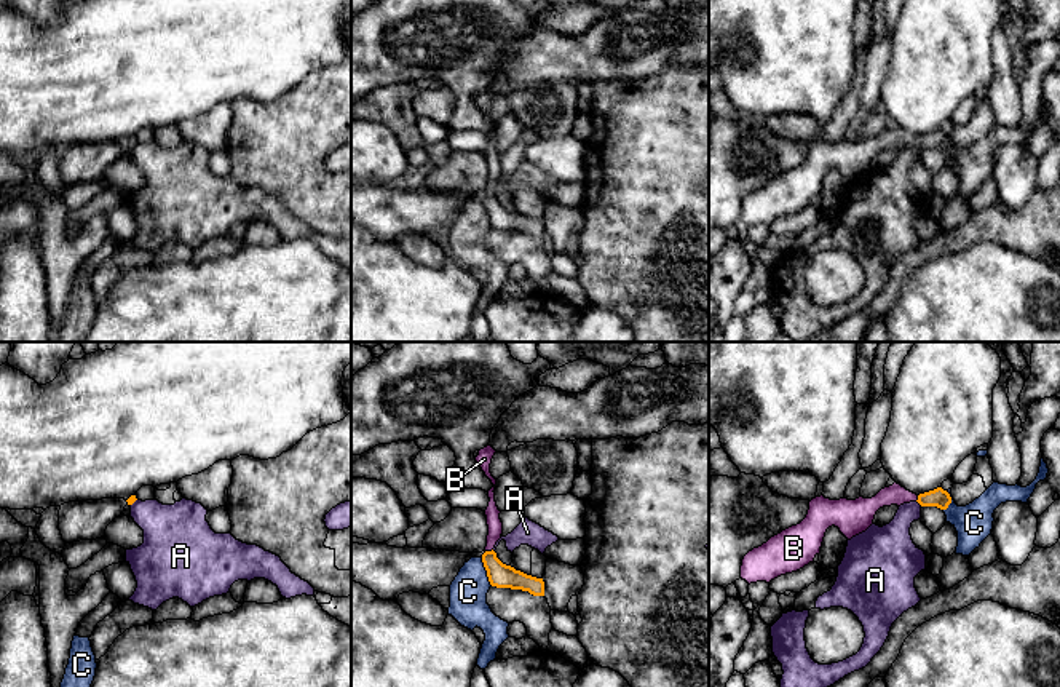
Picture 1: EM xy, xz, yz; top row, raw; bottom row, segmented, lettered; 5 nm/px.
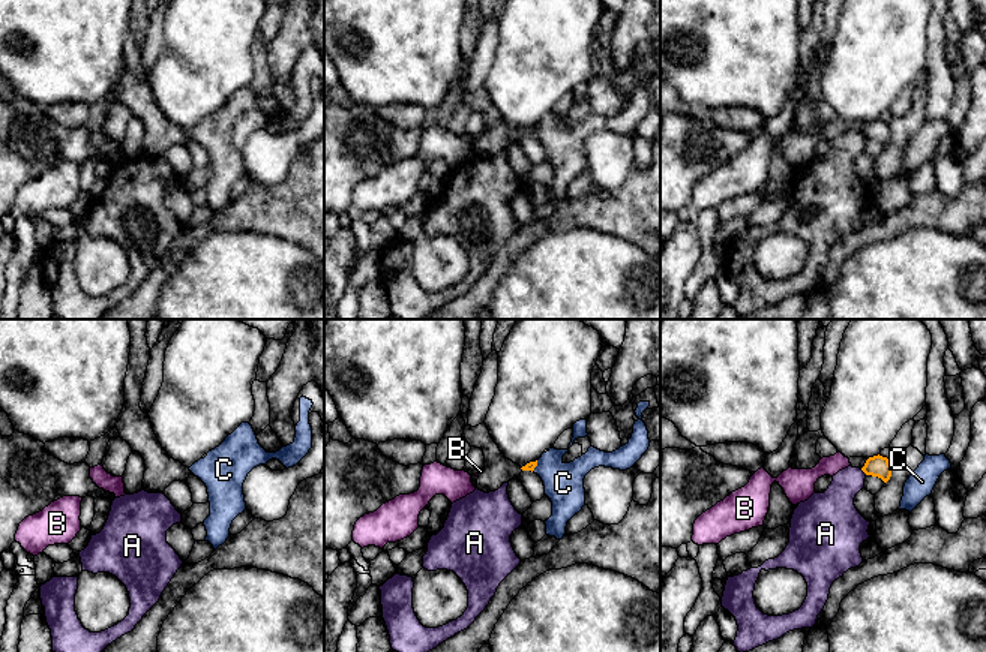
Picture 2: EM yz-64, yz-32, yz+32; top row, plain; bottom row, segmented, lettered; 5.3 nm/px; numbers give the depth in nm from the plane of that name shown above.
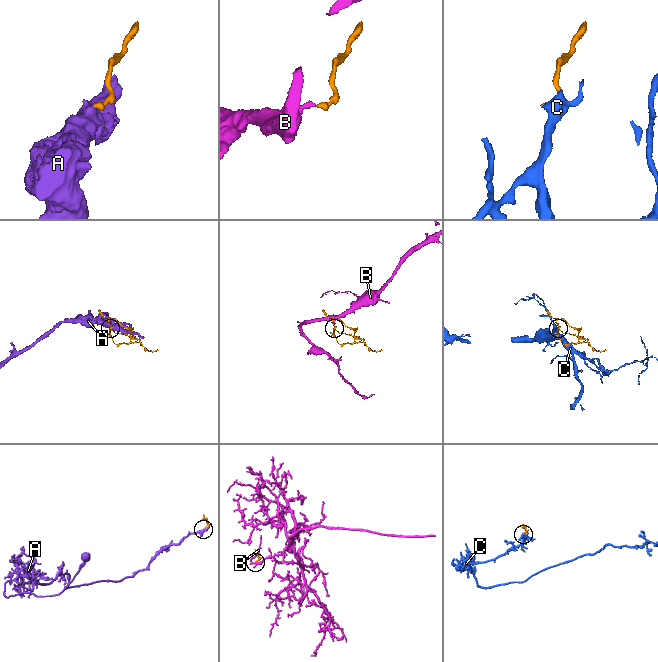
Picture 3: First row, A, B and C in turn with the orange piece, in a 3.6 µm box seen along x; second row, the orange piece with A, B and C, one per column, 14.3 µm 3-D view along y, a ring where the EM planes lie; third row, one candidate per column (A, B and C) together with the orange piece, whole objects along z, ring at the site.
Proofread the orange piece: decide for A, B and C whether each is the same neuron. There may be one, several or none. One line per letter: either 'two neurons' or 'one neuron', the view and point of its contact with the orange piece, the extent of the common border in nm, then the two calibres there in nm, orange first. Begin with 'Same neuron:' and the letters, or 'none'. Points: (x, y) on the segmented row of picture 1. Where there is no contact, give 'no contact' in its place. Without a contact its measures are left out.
Same neuron: B
A: two neurons; meets orange in yz at (920, 504); contact 40 nm long; 90 nm thick on the orange side, 200 nm on the other
B: one neuron; meets orange in xz at (489, 551); contact 40 nm long; 120 nm thick on the orange side, 80 nm on the other
C: two neurons; meets orange in xz at (487, 572); contact 160 nm long; 120 nm thick on the orange side, 190 nm on the other

